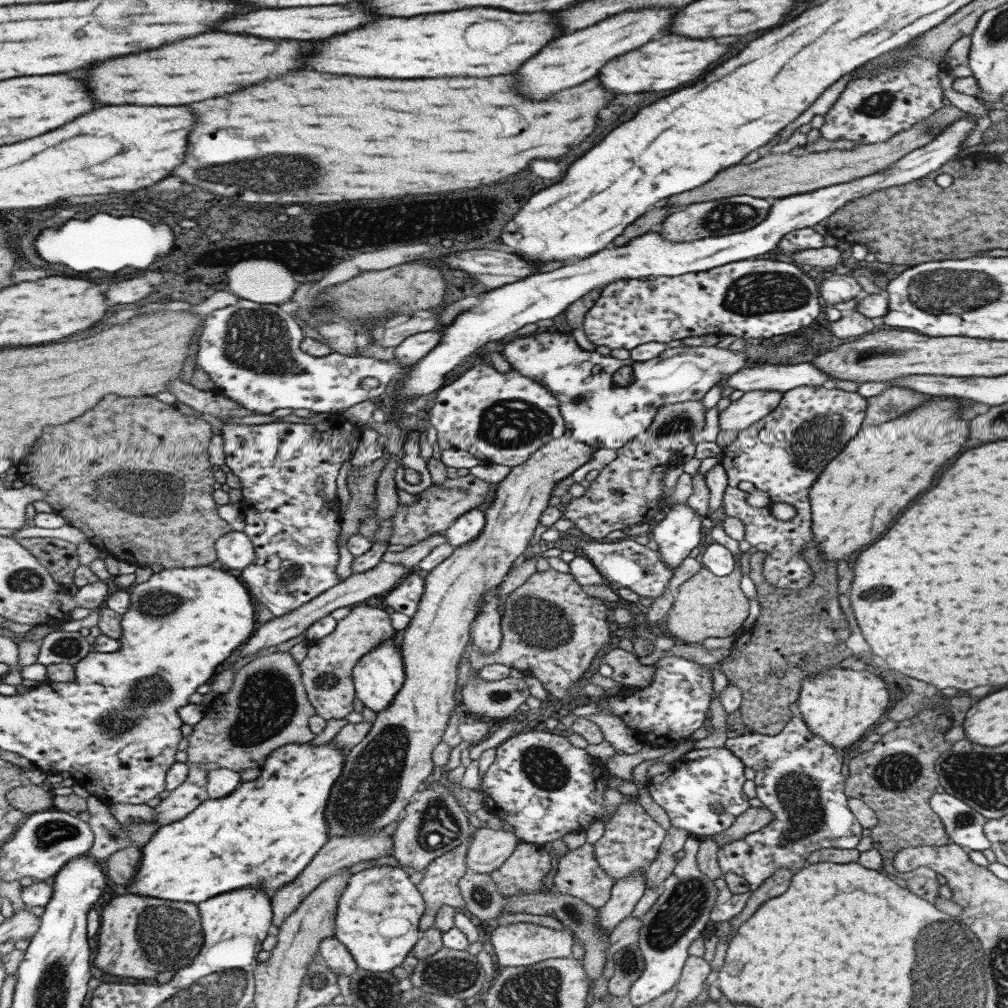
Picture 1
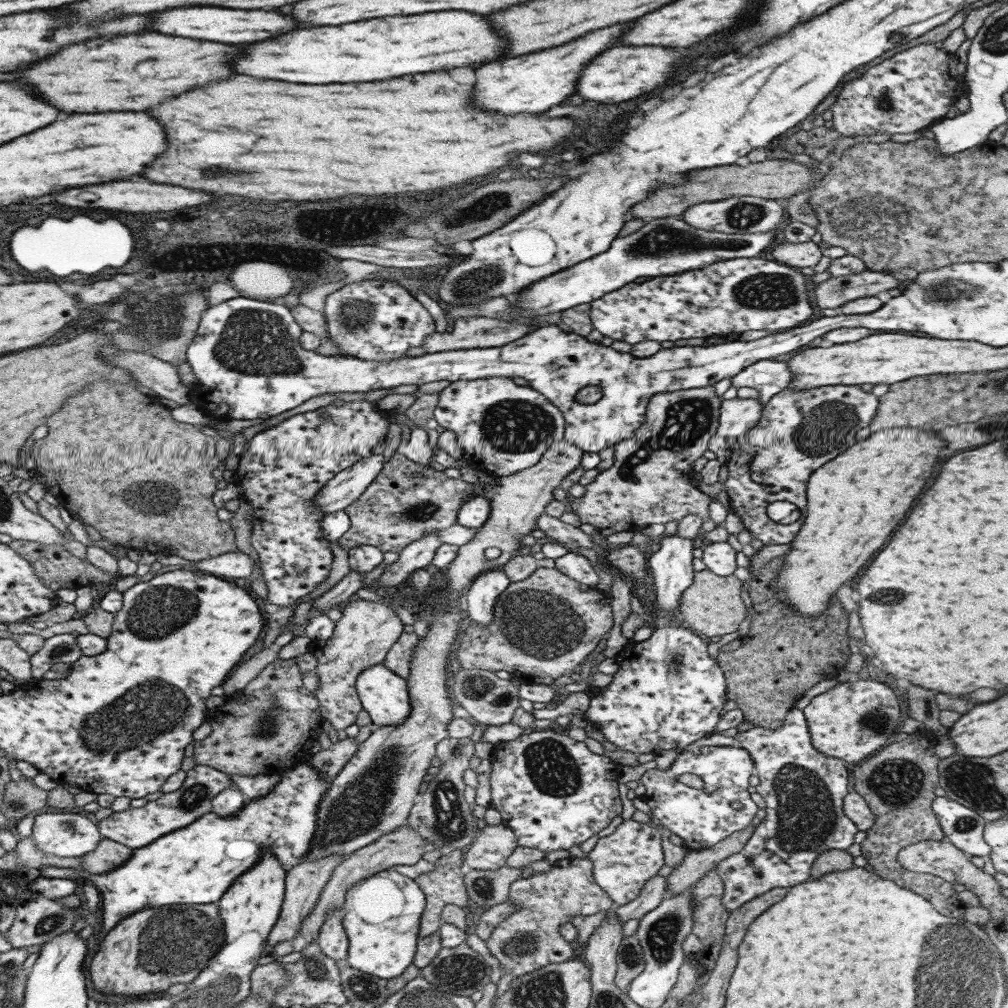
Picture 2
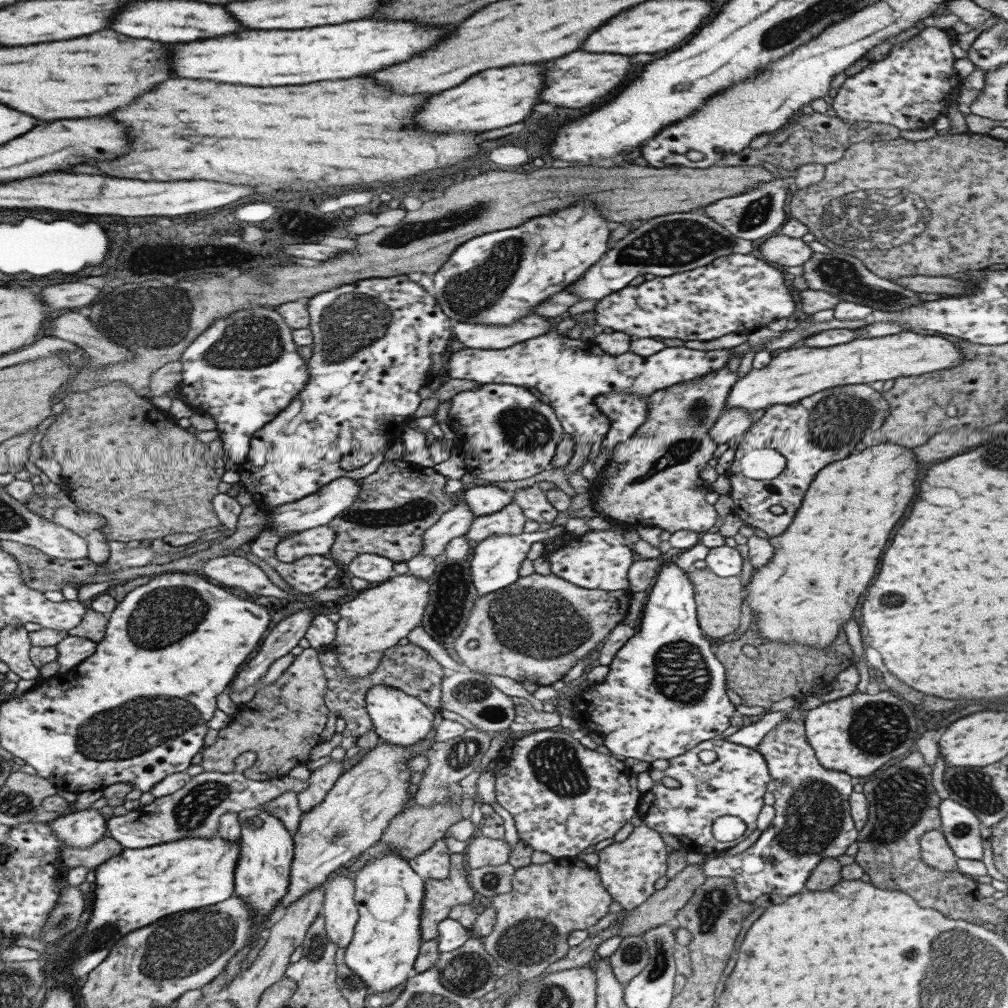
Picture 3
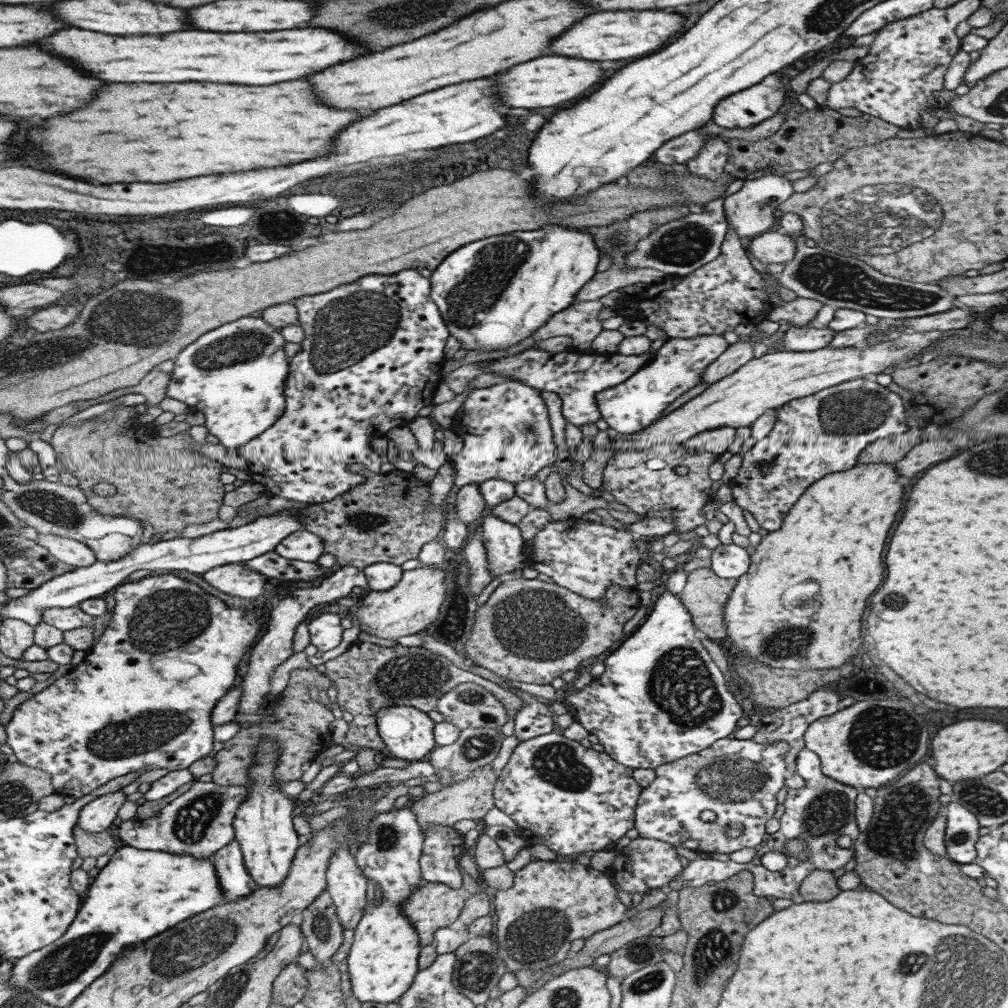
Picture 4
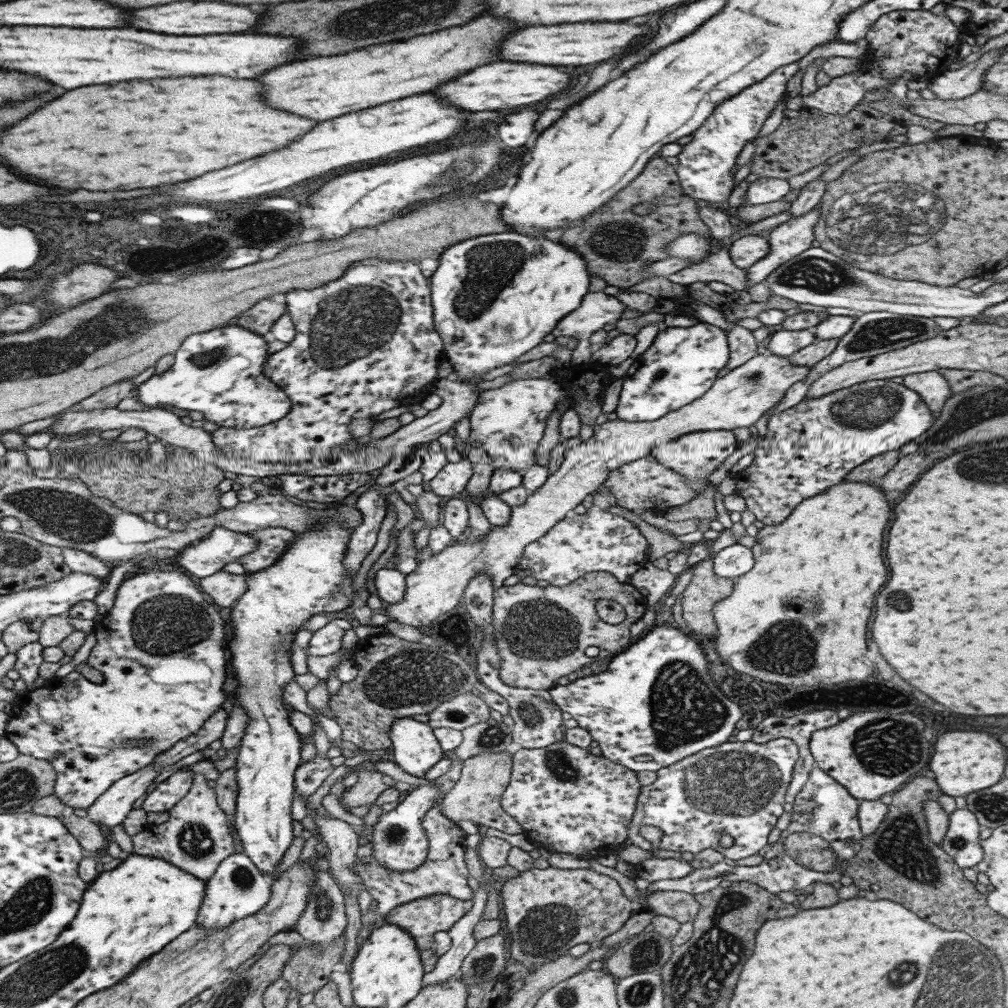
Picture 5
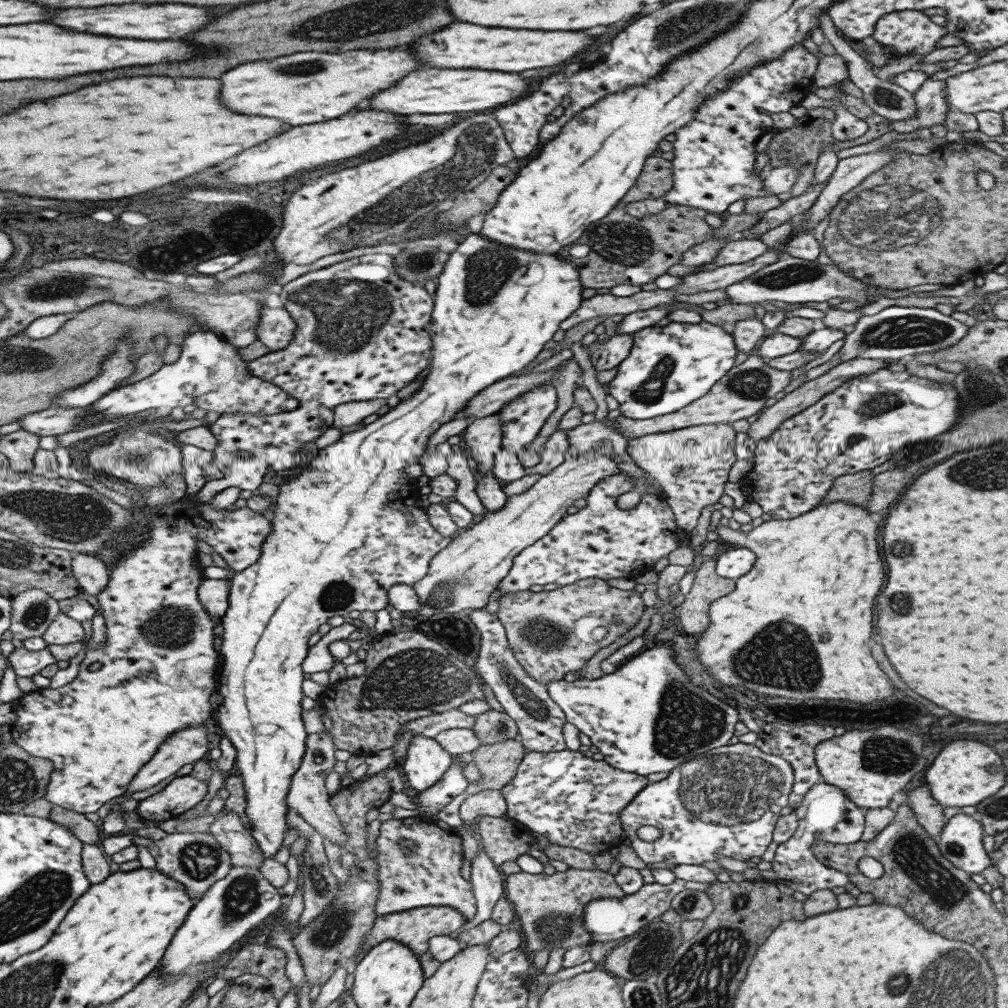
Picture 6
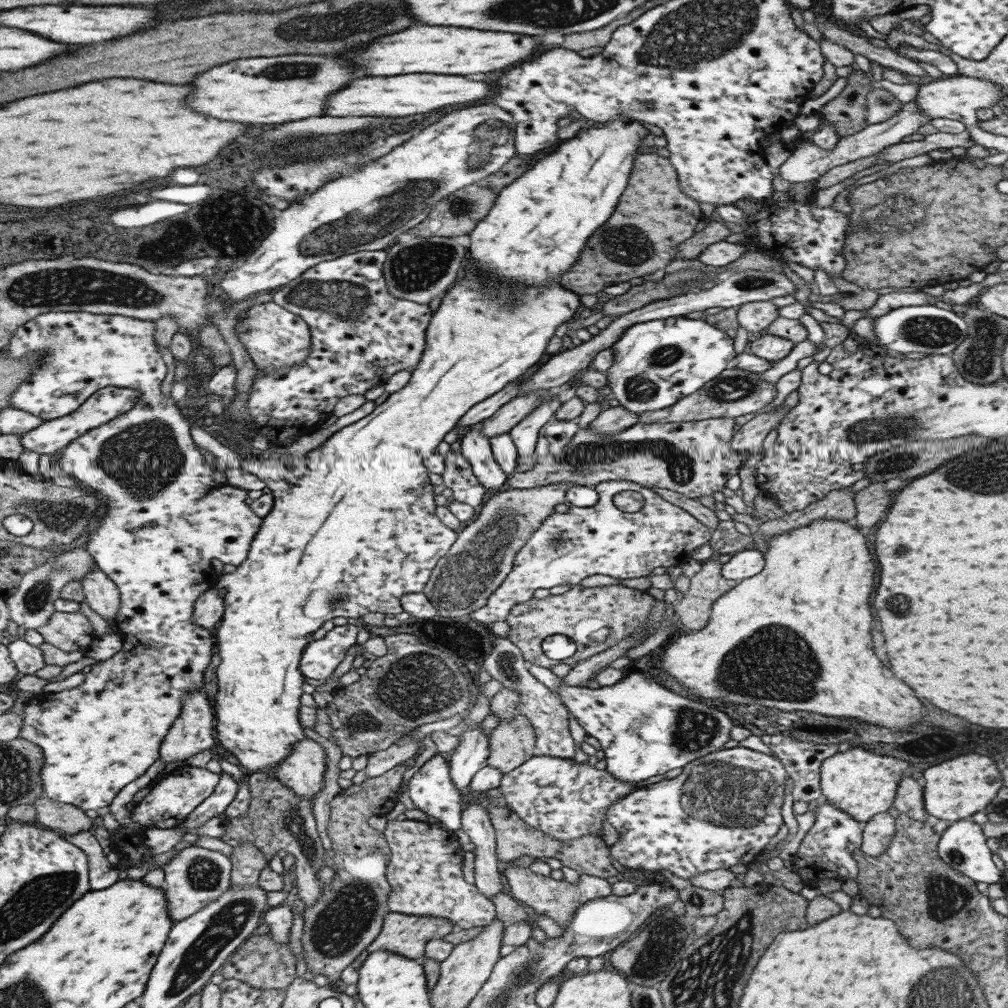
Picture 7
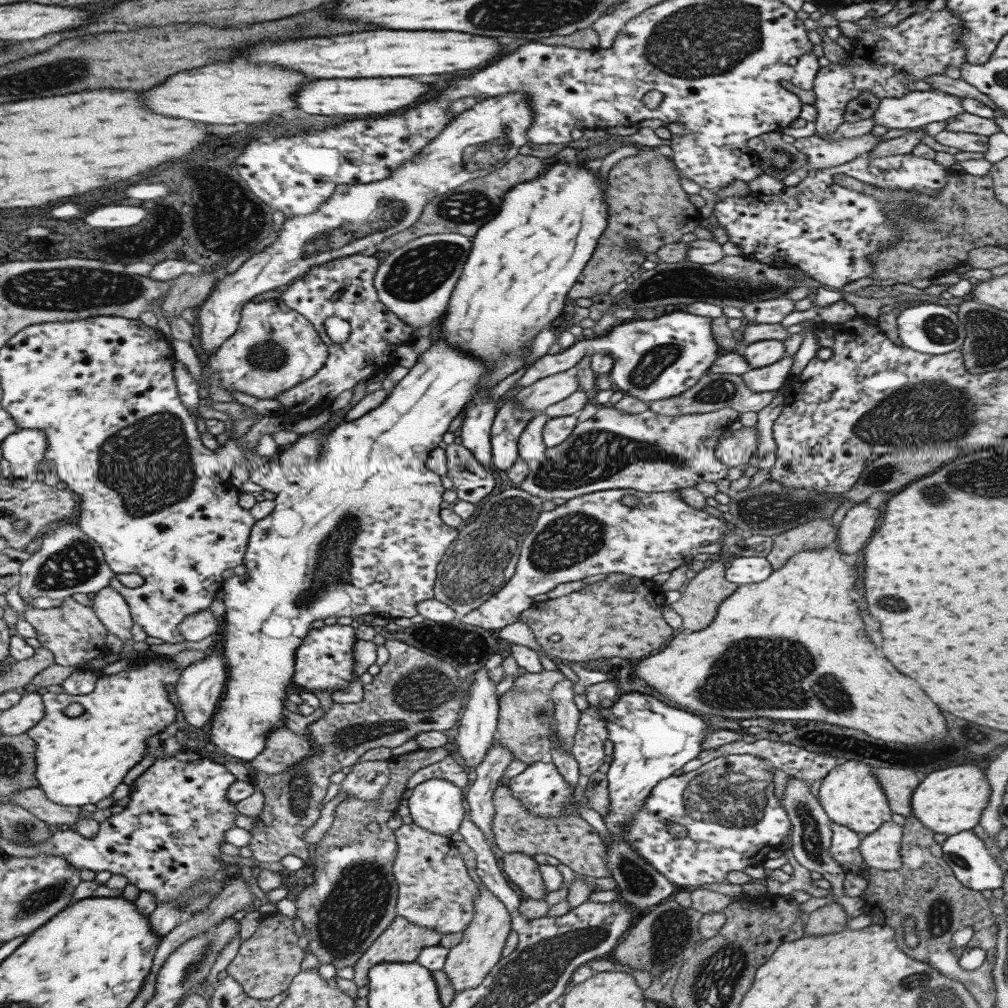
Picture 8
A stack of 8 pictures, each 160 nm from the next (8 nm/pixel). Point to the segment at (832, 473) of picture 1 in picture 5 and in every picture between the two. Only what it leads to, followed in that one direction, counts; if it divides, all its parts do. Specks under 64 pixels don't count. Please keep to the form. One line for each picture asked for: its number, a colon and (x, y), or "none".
2: (853, 501)
3: (824, 559)
4: (799, 605)
5: (825, 557)

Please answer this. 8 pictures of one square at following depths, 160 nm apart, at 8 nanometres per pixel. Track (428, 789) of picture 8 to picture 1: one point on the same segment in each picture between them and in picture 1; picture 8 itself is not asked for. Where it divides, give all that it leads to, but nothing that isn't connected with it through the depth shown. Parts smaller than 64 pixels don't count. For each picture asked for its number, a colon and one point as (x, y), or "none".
1: (376, 677)
2: (383, 695)
3: (400, 720)
4: (406, 732)
5: (414, 748)
6: (425, 761)
7: (430, 789)

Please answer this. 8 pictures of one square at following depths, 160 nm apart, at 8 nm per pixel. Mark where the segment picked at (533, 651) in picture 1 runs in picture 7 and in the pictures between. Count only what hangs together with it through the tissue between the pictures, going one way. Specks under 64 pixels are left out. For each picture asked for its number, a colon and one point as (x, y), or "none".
2: (541, 627)
3: (535, 629)
4: (529, 631)
5: (540, 633)
6: (549, 633)
7: (577, 614)

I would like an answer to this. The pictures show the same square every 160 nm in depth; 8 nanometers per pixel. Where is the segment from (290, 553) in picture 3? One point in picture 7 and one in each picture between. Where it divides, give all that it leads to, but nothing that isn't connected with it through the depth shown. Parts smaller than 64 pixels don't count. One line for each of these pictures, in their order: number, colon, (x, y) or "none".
4: (304, 546)
5: (271, 542)
6: (153, 676)
7: (165, 519)

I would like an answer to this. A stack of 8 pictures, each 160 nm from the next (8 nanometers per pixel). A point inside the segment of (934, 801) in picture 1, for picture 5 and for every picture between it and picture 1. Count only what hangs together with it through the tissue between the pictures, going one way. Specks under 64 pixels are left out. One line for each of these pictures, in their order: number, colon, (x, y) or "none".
2: (962, 827)
3: (960, 827)
4: (960, 833)
5: (961, 841)

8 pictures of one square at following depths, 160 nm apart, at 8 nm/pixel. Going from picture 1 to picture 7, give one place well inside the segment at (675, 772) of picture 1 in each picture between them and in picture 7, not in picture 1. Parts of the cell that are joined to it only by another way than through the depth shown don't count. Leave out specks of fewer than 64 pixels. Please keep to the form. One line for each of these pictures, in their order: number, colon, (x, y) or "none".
2: (701, 817)
3: (737, 777)
4: (737, 779)
5: (737, 788)
6: (739, 790)
7: (723, 808)

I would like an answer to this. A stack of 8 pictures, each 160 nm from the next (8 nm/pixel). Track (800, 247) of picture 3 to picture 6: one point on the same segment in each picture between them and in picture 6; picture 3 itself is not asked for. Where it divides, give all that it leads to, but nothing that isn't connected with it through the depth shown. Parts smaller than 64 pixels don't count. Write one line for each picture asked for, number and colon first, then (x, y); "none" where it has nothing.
4: (771, 247)
5: (744, 251)
6: (739, 251)

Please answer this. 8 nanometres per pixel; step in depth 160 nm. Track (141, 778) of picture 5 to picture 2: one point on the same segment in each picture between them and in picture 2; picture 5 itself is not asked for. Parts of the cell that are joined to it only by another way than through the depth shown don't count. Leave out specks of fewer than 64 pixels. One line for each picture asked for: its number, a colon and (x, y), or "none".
2: (75, 833)
3: (79, 829)
4: (97, 815)

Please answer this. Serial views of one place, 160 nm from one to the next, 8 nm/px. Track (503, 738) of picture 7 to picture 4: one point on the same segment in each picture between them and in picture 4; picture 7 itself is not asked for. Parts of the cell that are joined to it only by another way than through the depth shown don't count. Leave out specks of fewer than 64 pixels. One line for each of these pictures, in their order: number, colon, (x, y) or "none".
4: (471, 798)
5: (475, 797)
6: (496, 763)

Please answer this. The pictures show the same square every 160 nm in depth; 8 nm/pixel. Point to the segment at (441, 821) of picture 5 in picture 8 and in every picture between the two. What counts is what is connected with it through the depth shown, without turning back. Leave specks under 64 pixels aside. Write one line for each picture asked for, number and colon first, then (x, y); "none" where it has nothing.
6: (428, 875)
7: (424, 873)
8: (434, 891)

